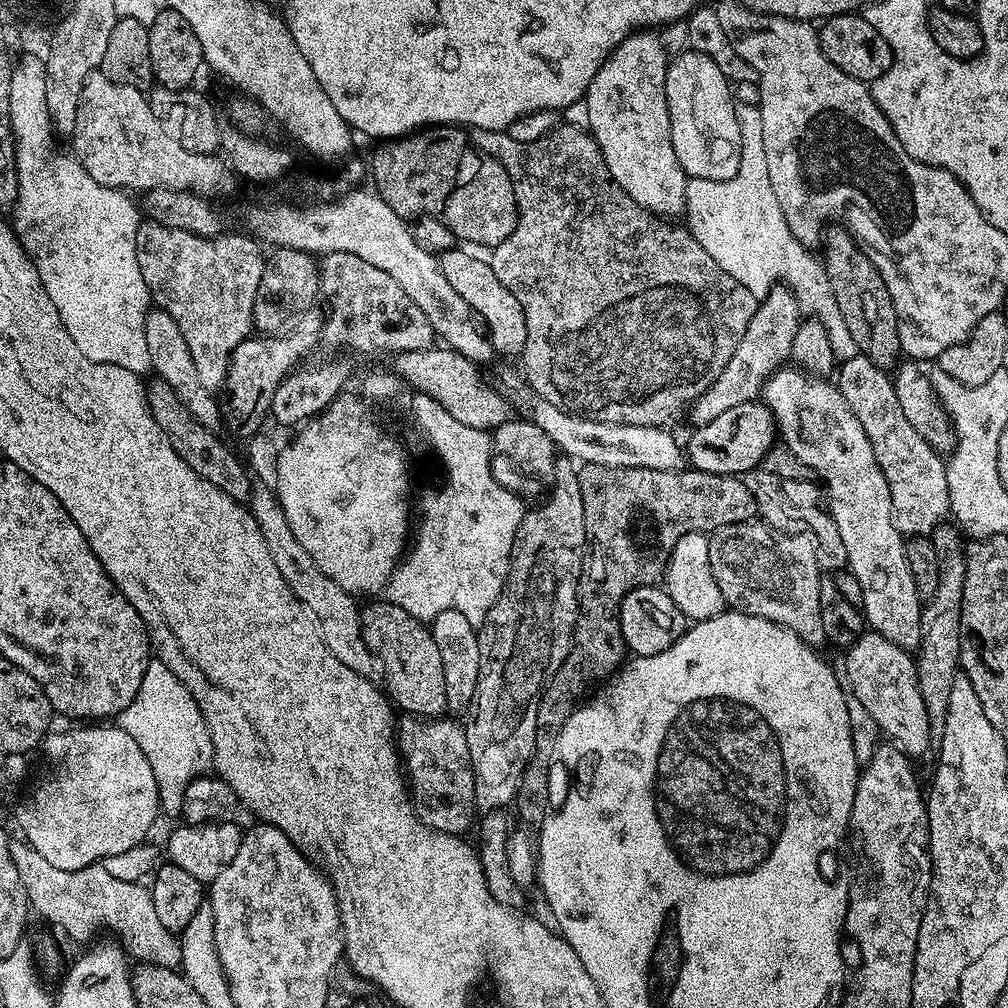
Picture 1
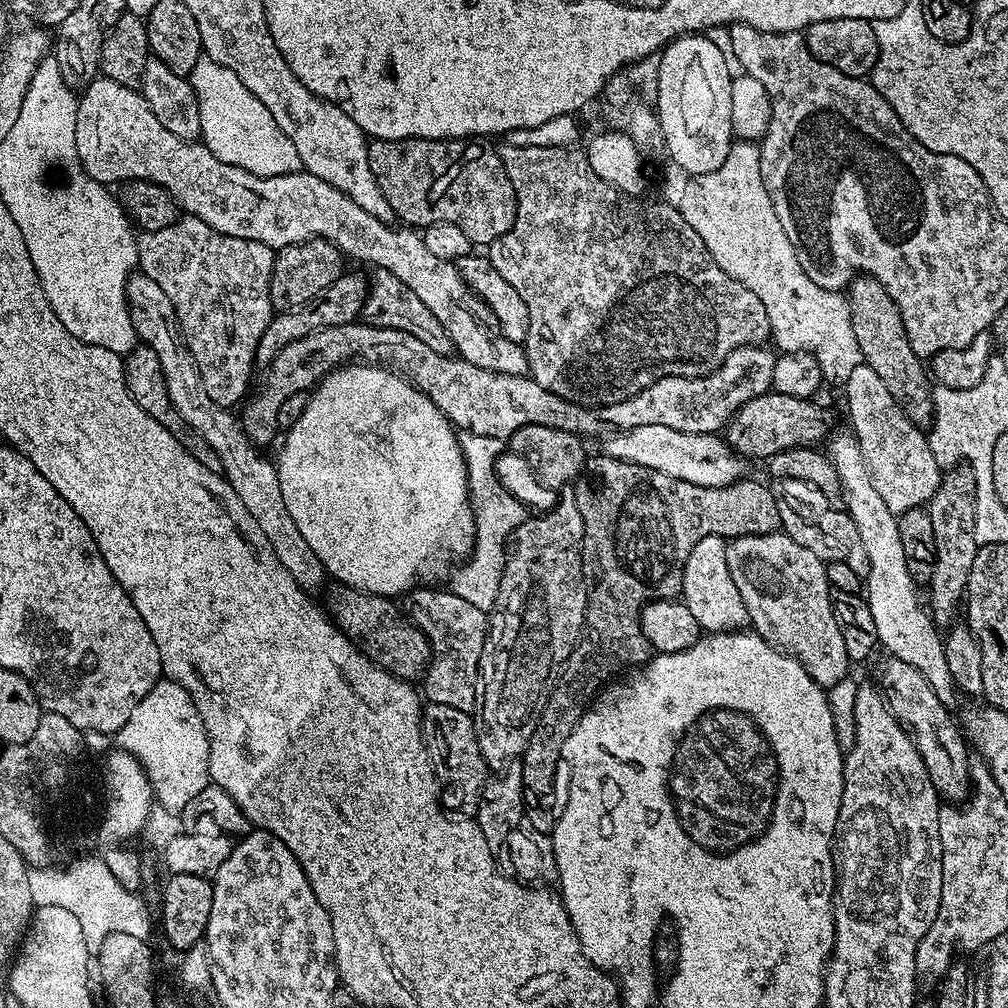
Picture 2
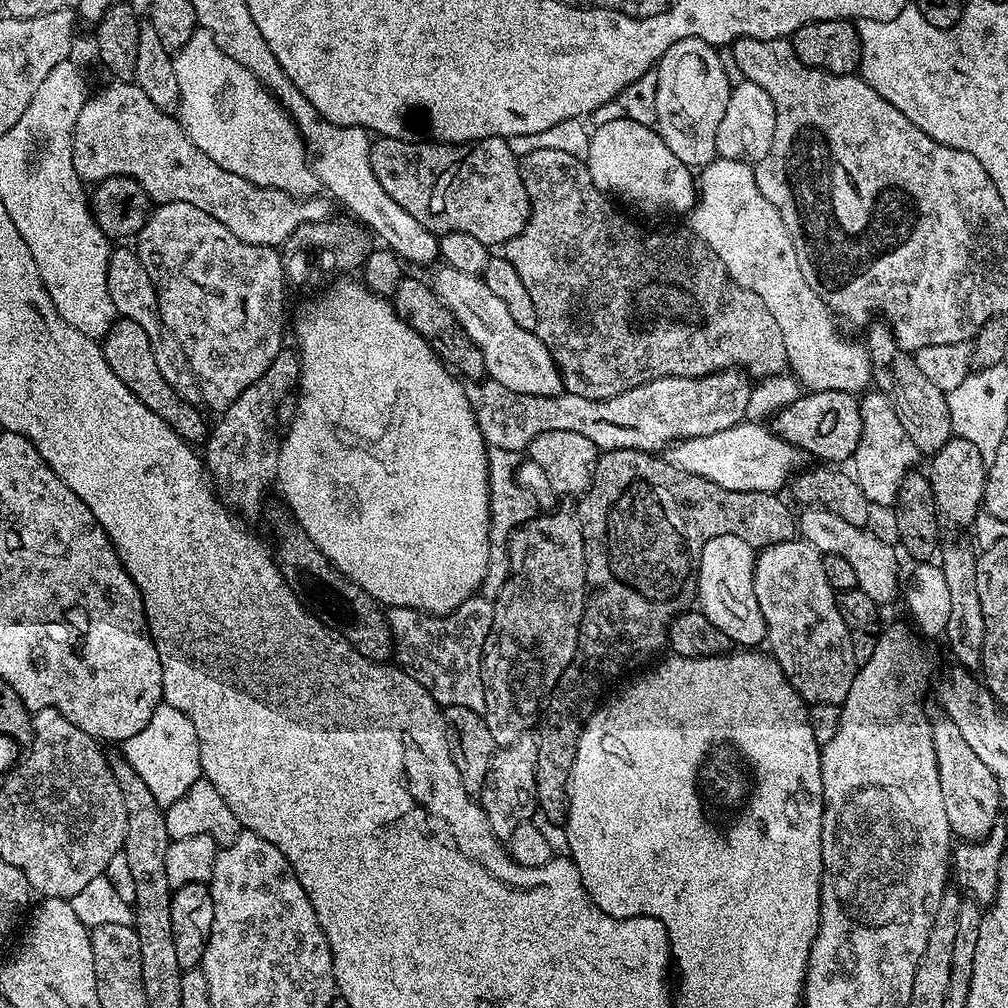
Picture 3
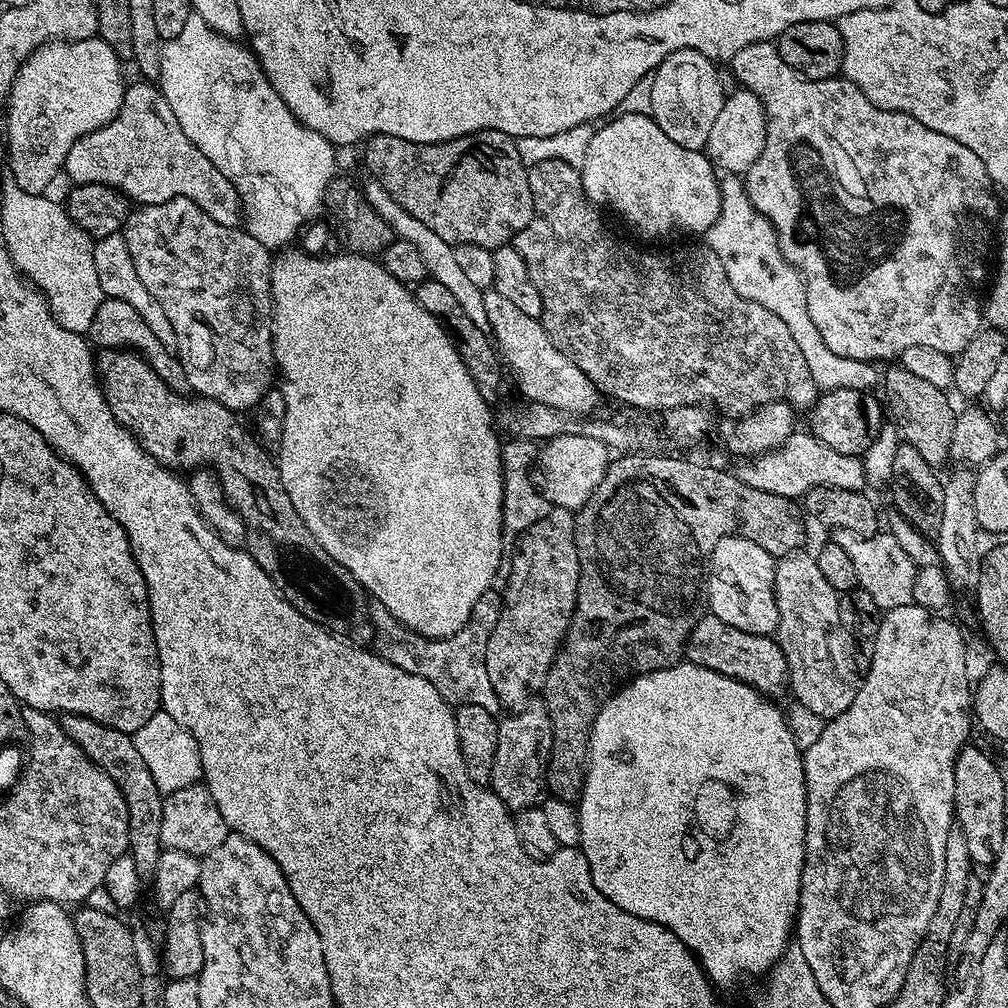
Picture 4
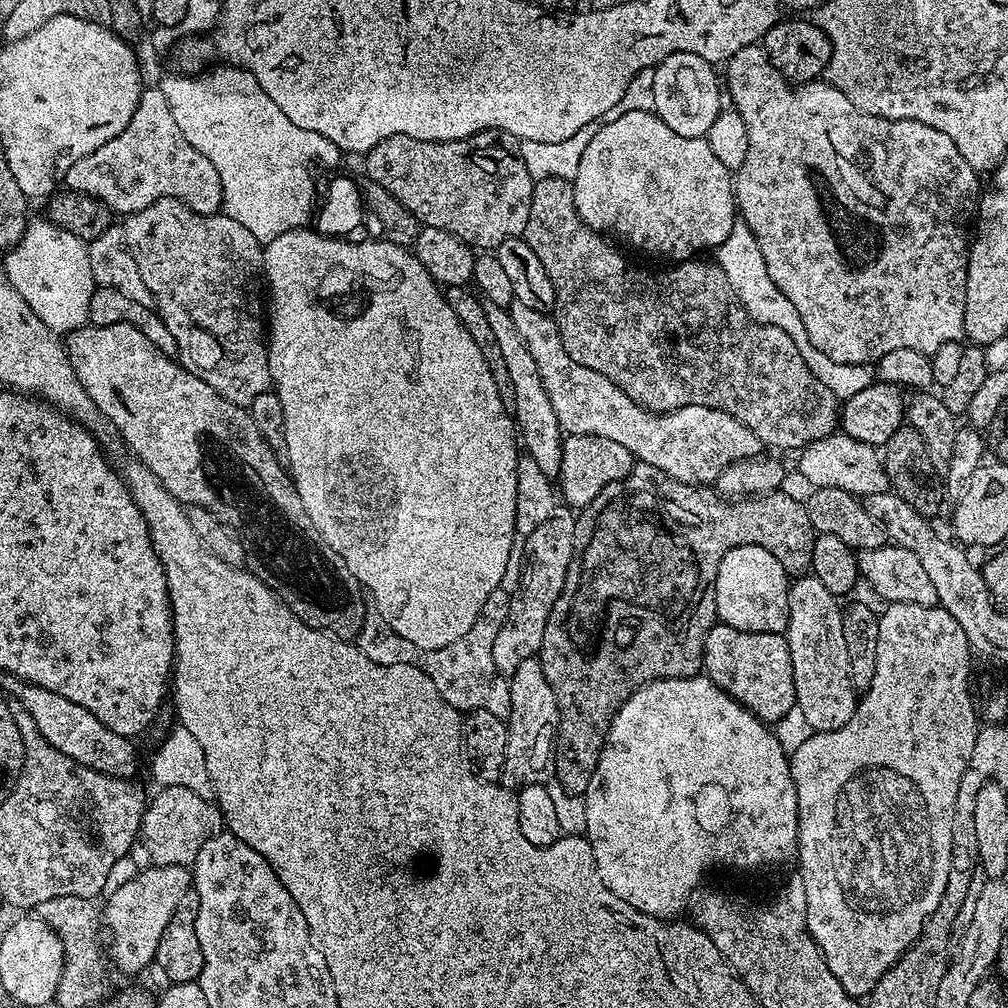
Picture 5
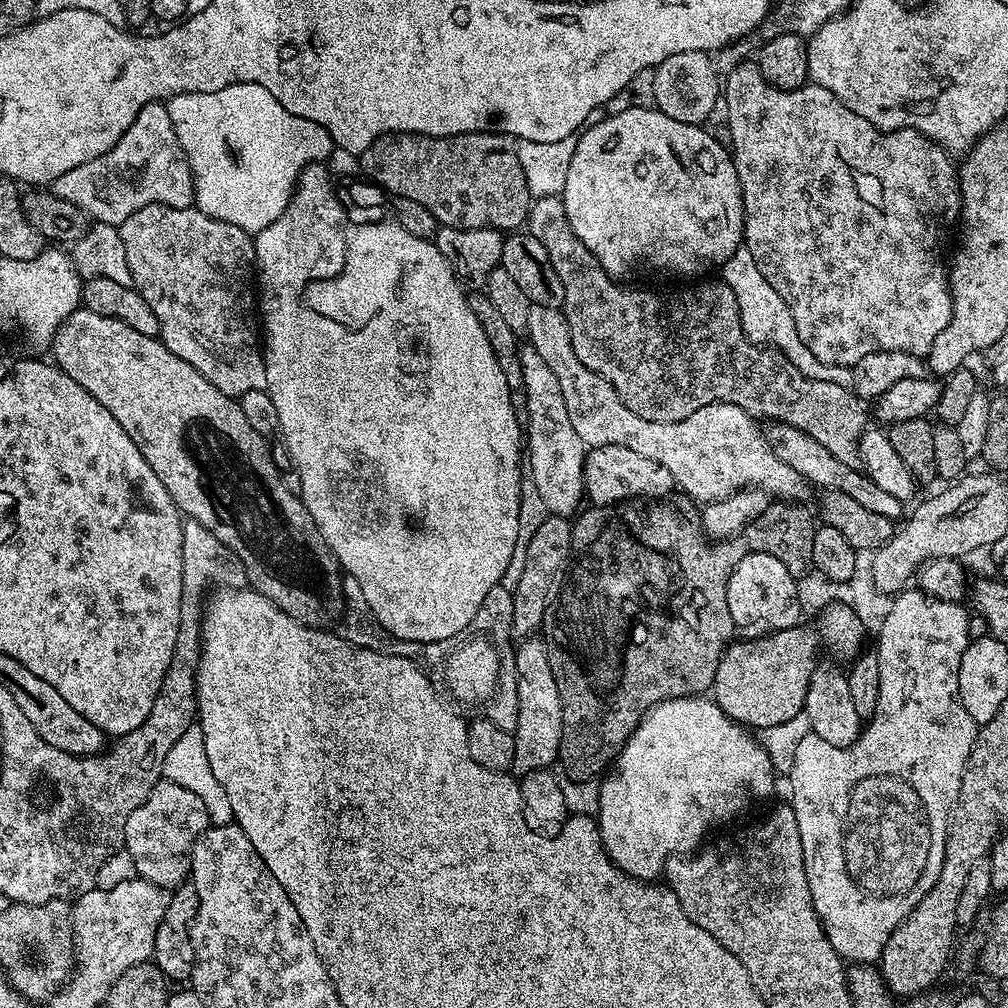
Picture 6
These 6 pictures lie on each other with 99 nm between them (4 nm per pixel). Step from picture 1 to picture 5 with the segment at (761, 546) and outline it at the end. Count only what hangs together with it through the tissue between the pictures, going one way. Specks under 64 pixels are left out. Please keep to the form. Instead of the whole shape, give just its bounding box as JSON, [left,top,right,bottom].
[786,574,858,733]

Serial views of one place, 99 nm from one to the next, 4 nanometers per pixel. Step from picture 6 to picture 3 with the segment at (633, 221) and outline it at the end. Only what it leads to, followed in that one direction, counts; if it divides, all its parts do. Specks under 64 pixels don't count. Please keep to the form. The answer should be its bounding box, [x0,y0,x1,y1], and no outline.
[586,120,698,214]

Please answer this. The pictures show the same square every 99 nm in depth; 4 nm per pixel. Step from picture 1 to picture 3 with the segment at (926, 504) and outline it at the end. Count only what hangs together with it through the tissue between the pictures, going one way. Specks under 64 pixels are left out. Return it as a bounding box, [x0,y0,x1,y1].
[850,390,922,506]

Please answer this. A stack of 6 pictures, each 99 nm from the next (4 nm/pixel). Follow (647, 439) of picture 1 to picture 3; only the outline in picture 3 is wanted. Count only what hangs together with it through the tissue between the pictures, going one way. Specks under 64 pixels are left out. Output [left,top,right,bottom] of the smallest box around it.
[666,422,805,493]

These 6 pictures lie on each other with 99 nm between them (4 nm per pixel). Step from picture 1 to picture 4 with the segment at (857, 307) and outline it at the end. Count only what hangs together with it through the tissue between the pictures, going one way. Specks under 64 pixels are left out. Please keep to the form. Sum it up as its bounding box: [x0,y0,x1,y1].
[883,366,958,469]

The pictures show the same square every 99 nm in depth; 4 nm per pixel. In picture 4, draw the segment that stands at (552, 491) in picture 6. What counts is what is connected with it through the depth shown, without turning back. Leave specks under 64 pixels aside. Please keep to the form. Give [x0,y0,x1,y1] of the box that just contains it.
[362,179,490,330]

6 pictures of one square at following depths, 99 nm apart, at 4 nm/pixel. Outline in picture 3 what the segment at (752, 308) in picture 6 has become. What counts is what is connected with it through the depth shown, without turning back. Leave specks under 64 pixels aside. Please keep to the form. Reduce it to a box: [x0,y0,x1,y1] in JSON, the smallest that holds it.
[690,158,872,394]

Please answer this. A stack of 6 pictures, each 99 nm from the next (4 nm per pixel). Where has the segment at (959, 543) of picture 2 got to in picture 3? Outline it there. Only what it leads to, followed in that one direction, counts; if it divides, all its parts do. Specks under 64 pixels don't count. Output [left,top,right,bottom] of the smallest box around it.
[926,438,986,529]

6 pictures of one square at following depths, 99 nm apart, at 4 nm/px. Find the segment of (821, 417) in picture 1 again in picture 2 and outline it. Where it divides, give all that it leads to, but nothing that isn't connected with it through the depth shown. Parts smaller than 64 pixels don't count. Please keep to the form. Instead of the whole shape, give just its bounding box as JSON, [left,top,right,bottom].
[826,430,958,705]

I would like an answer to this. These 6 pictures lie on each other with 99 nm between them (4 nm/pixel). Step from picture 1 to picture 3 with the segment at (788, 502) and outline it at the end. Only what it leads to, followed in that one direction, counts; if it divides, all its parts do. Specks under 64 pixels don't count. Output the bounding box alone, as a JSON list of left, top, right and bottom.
[798,507,900,606]

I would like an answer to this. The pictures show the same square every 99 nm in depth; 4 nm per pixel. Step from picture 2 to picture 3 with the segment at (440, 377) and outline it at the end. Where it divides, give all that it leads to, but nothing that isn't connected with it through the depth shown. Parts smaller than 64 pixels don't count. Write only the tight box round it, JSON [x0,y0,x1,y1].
[202,350,753,513]

